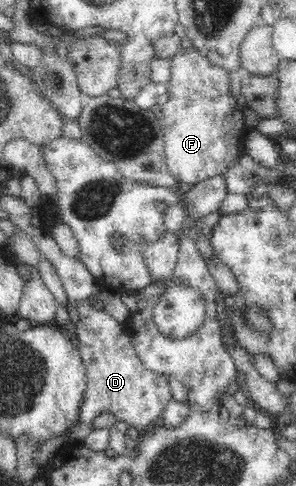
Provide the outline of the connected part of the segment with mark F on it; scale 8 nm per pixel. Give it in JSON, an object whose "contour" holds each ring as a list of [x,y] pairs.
{"contour":[[[196,48],[181,49],[171,60],[171,80],[166,84],[169,86],[171,98],[161,106],[157,120],[164,132],[164,153],[168,169],[183,187],[187,188],[207,178],[224,175],[231,162],[235,162],[241,155],[241,140],[249,129],[243,120],[243,110],[237,107],[237,99],[229,92],[229,70],[209,63]]]}

